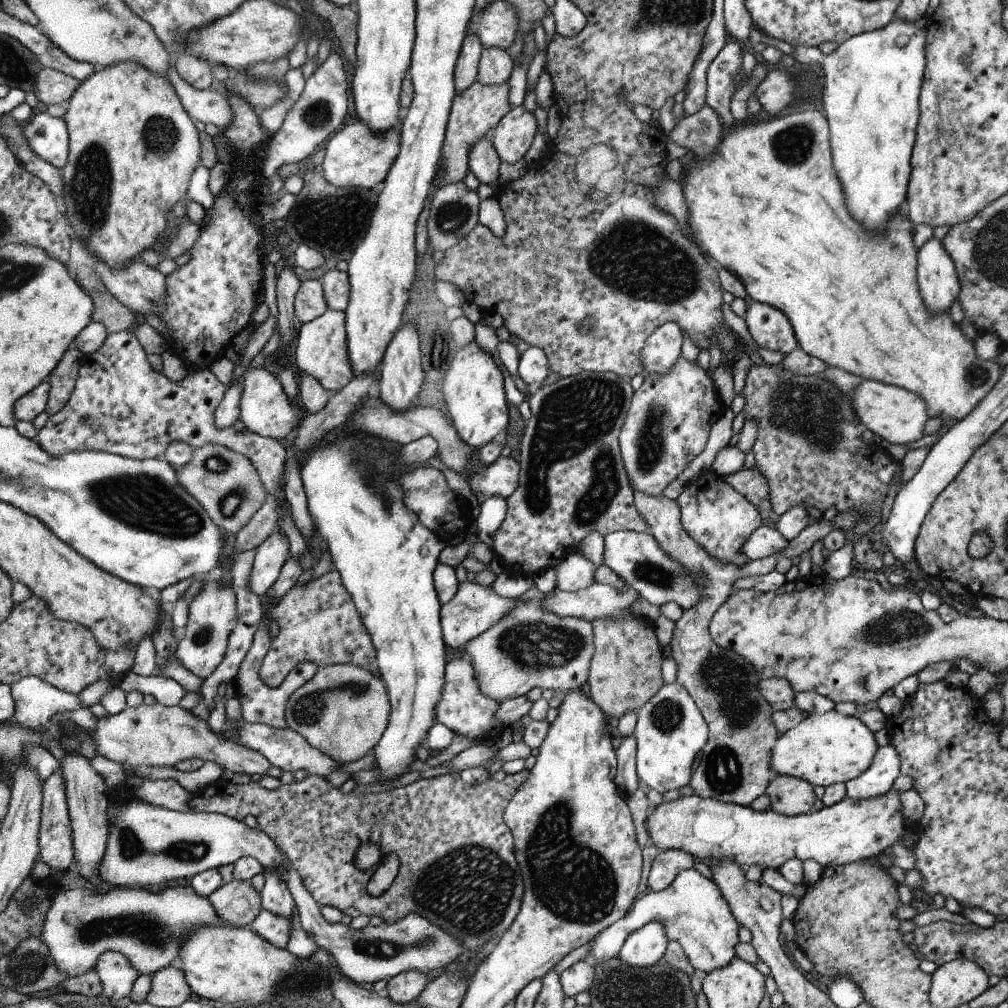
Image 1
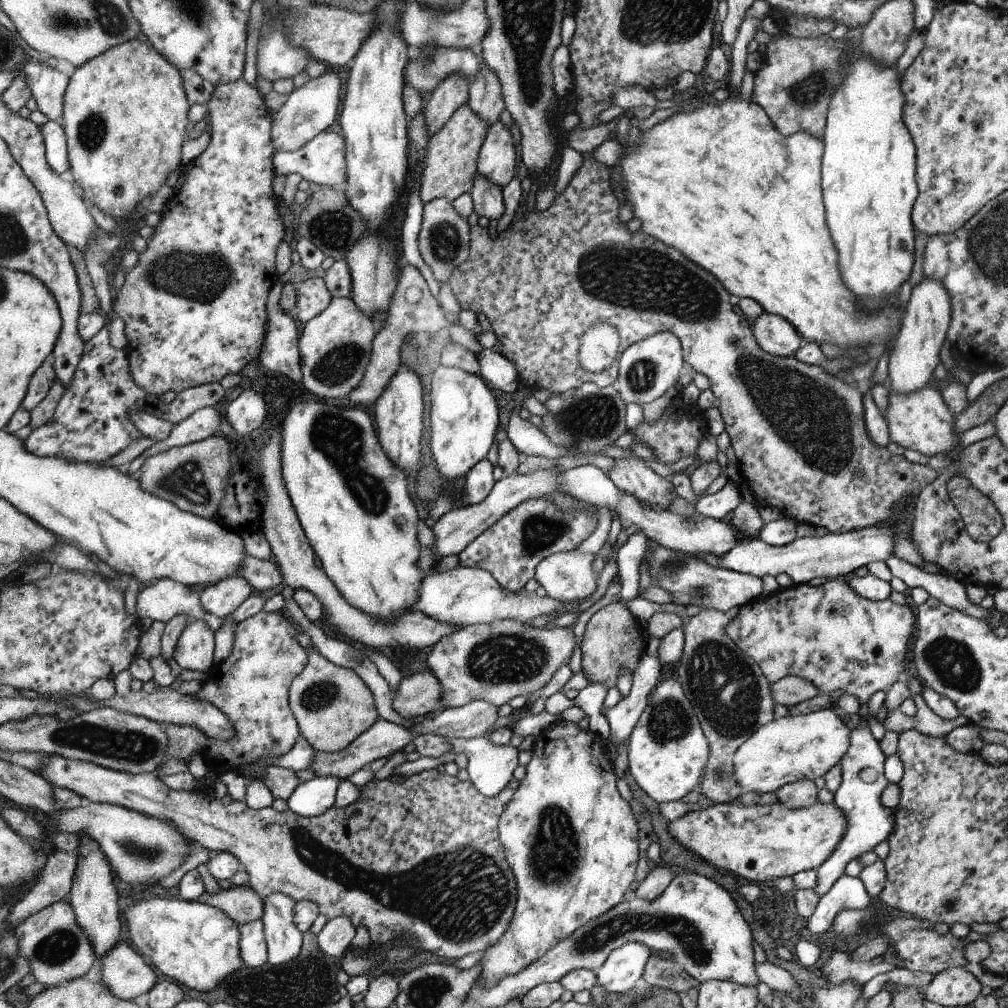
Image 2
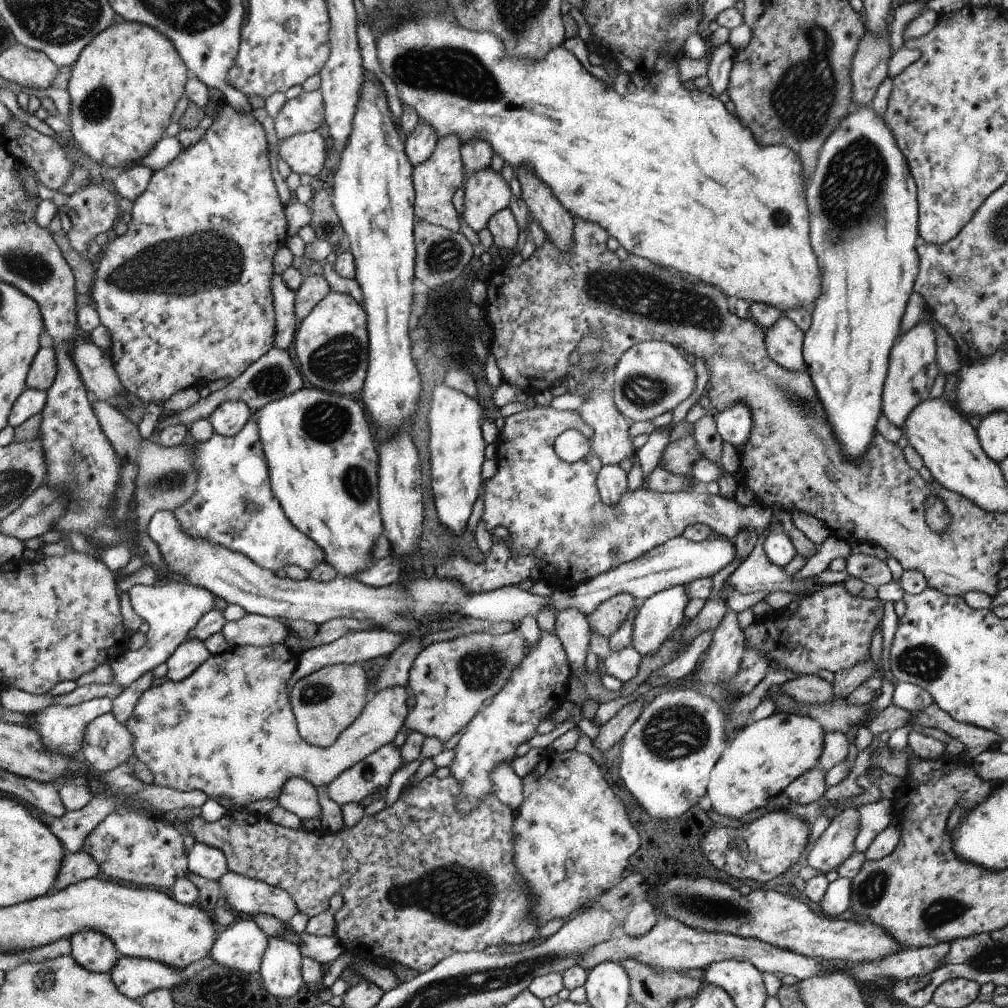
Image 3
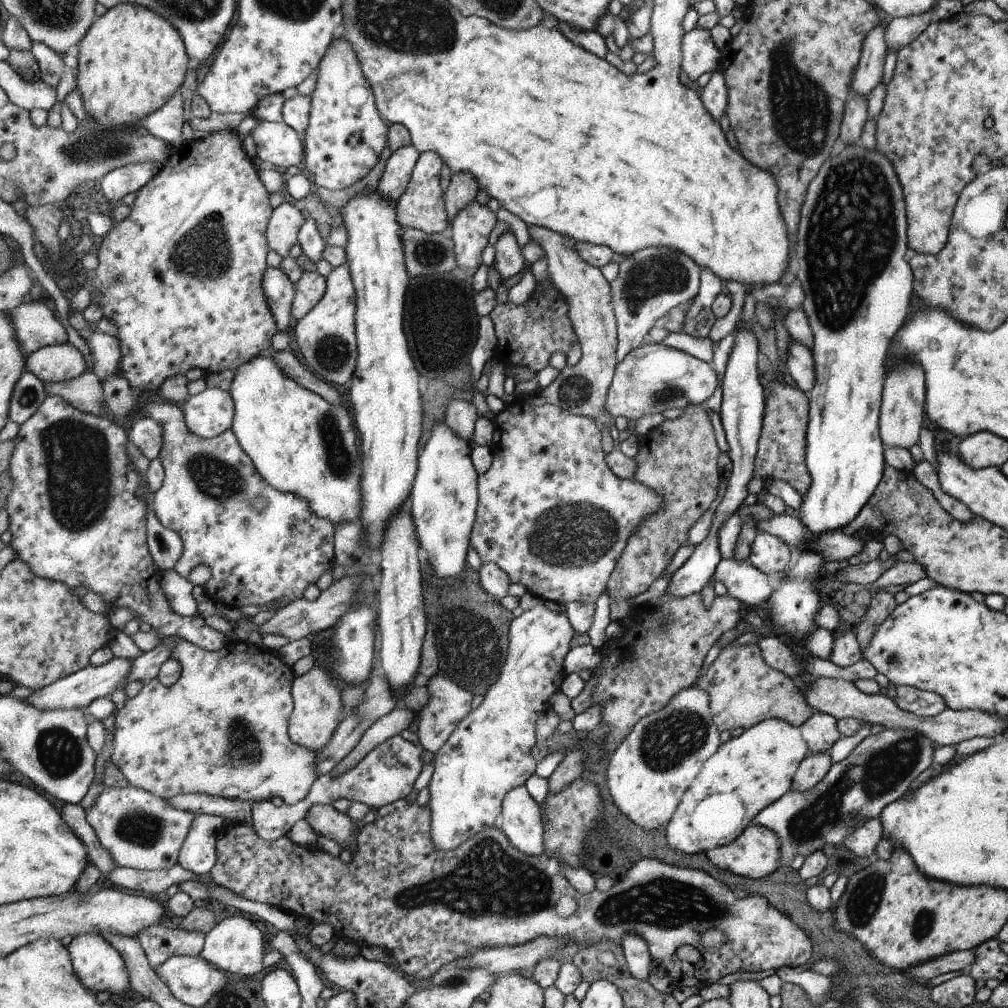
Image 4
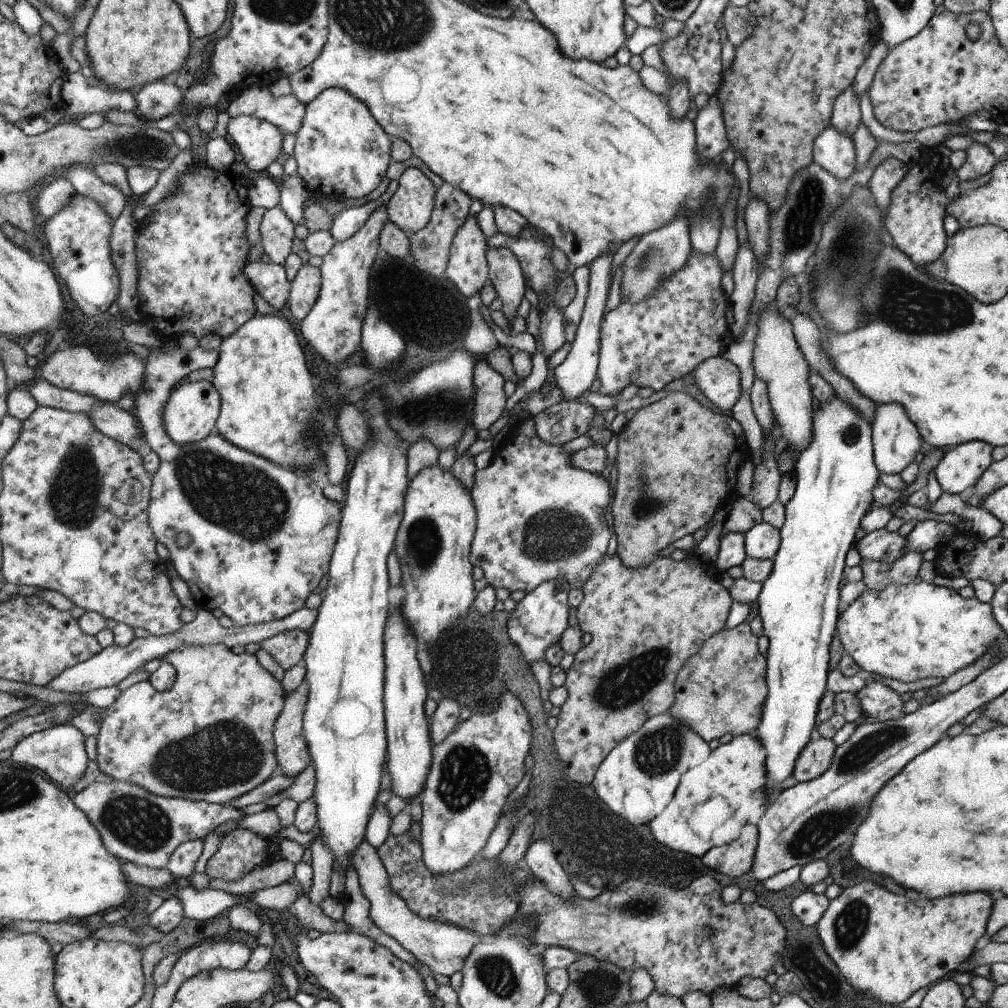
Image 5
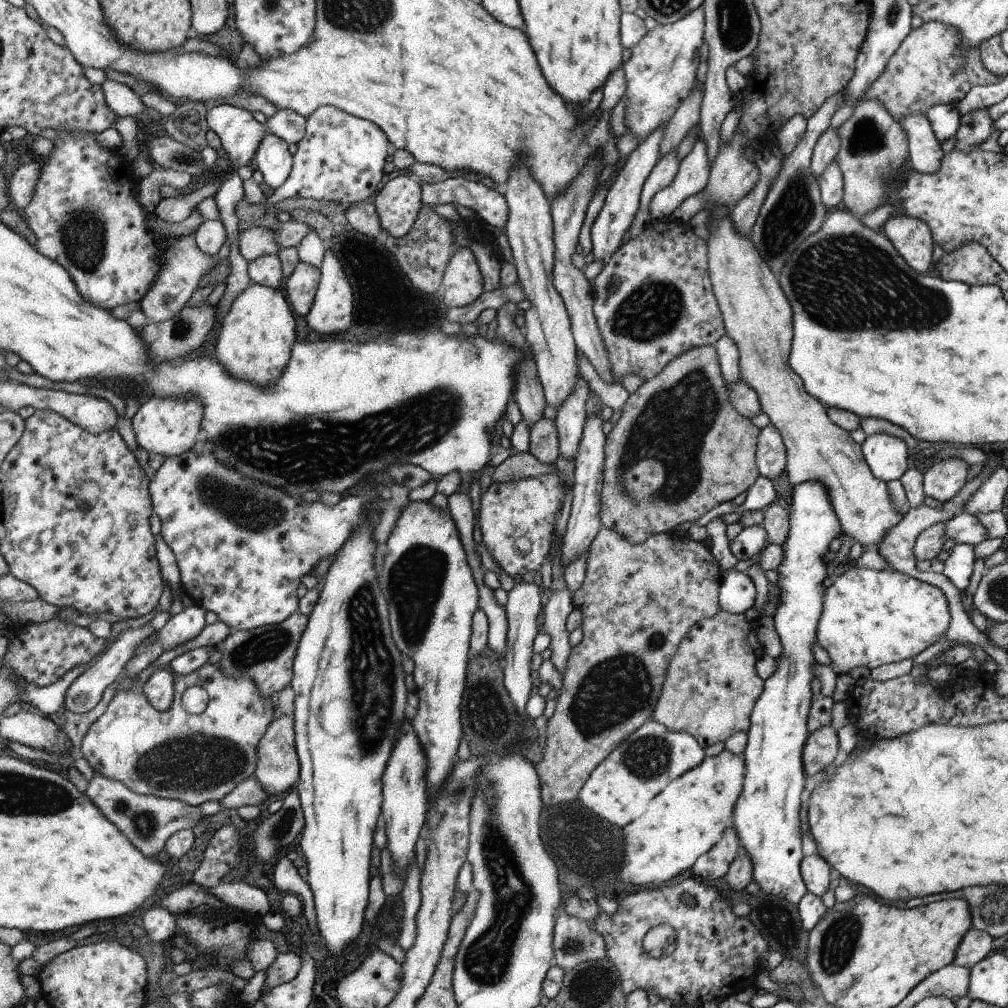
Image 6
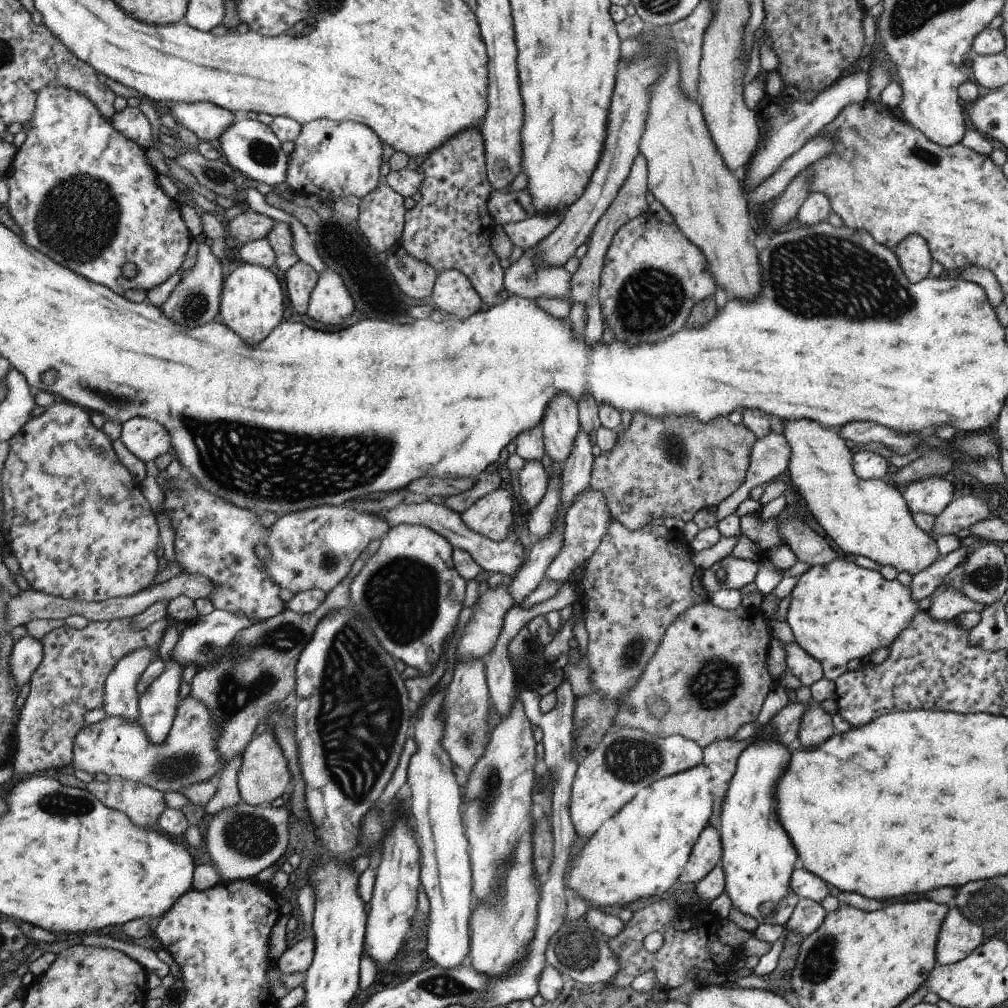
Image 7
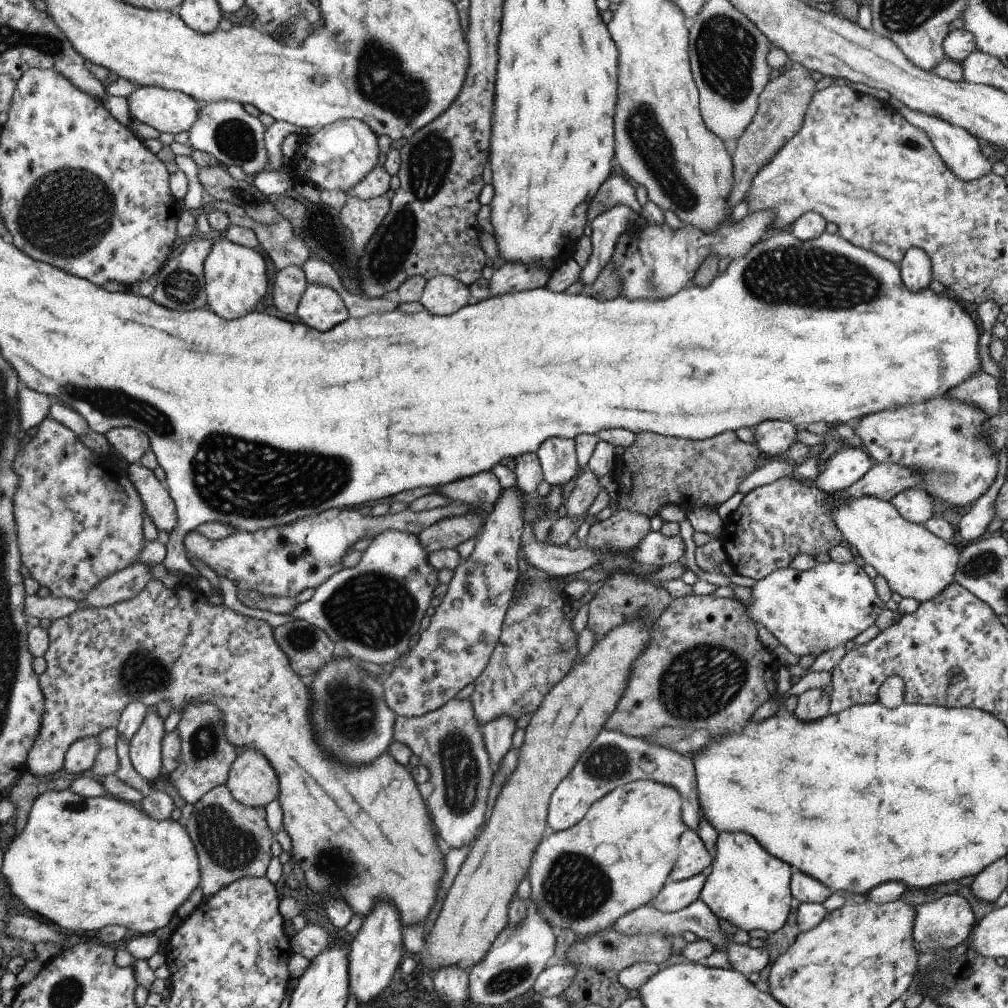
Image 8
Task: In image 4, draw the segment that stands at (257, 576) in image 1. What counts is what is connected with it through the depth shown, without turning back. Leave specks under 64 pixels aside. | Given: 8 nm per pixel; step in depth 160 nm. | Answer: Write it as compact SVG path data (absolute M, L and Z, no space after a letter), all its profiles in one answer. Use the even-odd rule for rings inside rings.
M114 657L109 662L101 666L90 666L83 668L74 675L68 675L56 683L37 689L33 696L24 699L33 705L36 705L41 711L48 709L73 709L88 707L93 700L98 697L110 697L113 692L119 689L121 683L129 678L131 665L134 659L123 659Z

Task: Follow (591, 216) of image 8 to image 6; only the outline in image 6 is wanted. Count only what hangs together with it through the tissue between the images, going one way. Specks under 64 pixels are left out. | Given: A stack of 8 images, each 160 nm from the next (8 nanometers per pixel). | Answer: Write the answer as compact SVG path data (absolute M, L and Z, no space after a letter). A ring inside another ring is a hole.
M450 177L437 184L426 184L421 182L423 186L423 202L429 205L439 204L458 204L458 206L466 206L475 211L485 223L490 223L496 228L505 227L509 217L509 206L507 205L506 197L503 193L496 191L493 188L488 188L482 183L469 181L462 177Z

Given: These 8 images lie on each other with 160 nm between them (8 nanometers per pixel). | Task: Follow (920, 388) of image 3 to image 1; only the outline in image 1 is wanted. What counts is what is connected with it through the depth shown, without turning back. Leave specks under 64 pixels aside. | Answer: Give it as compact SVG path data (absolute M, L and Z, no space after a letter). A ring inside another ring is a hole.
M931 237L918 251L918 284L926 306L944 312L959 296L959 276L944 243Z

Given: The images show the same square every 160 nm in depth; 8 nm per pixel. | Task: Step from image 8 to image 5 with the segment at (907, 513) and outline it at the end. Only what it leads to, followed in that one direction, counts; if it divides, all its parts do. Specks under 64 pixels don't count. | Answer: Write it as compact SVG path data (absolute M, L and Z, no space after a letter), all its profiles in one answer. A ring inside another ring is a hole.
M976 440L952 450L945 449L945 455L934 470L943 492L964 495L993 462L992 446Z

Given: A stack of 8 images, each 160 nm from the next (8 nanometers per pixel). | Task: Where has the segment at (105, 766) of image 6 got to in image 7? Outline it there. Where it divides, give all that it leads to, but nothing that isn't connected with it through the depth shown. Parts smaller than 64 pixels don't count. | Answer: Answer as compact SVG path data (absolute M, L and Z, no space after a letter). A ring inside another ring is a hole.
M189 694L179 701L178 714L175 716L168 734L160 744L149 741L144 727L138 722L138 718L128 720L118 715L106 714L103 720L90 726L84 726L83 730L75 736L72 765L78 771L84 772L85 777L91 777L96 772L104 772L110 777L118 777L125 781L152 787L162 794L182 793L194 787L195 784L215 781L219 778L227 765L227 762L221 757L221 752L218 749L215 750L222 736L223 730L220 727L215 727L215 720L208 705Z

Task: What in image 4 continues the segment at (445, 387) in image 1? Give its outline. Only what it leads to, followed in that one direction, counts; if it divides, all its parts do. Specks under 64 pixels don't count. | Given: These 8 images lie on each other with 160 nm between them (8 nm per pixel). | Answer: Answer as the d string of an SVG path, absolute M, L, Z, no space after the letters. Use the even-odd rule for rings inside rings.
M445 421L433 425L431 436L420 454L420 476L416 476L416 488L412 488L412 504L416 504L416 524L420 524L420 542L423 544L425 560L433 568L434 574L440 578L458 576L466 567L466 552L470 546L470 532L475 526L478 514L479 473L472 466L470 458L470 444L466 442Z

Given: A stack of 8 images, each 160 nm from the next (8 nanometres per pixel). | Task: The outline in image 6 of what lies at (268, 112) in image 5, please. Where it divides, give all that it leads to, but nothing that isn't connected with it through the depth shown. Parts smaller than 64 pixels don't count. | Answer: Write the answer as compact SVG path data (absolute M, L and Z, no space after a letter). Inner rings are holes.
M278 109L274 115L267 118L265 124L272 135L288 144L296 144L304 136L305 119L292 109Z

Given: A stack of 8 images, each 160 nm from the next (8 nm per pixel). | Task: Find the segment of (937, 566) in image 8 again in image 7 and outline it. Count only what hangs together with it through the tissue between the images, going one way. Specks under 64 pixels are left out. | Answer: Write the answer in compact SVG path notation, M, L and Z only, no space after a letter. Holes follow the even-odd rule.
M806 419L784 421L783 435L791 448L791 457L787 468L787 475L793 485L806 500L810 512L824 528L832 540L846 554L852 556L866 556L869 560L881 565L895 566L900 572L911 572L913 576L932 566L940 551L937 542L924 532L912 518L912 512L905 501L904 495L896 485L884 482L883 479L863 479L853 469L853 454L847 441L838 433L822 426L818 421Z

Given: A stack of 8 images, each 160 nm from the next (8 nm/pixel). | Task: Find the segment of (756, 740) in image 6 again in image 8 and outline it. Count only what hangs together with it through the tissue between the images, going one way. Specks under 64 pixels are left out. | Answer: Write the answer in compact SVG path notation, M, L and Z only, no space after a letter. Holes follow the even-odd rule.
M720 832L716 842L716 855L711 863L712 872L707 876L702 892L701 901L716 914L718 919L724 919L738 929L752 932L764 930L770 934L777 932L786 924L792 908L793 896L791 894L790 866L772 854L768 854L754 836L744 832Z

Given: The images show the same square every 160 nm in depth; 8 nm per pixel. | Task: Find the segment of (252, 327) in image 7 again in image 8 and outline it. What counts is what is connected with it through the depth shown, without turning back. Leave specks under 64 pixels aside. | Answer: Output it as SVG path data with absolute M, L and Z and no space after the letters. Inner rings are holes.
M226 238L212 241L212 250L204 260L204 280L210 310L218 316L224 316L226 320L242 318L254 312L258 302L268 292L268 274L264 258L254 248L234 244Z

